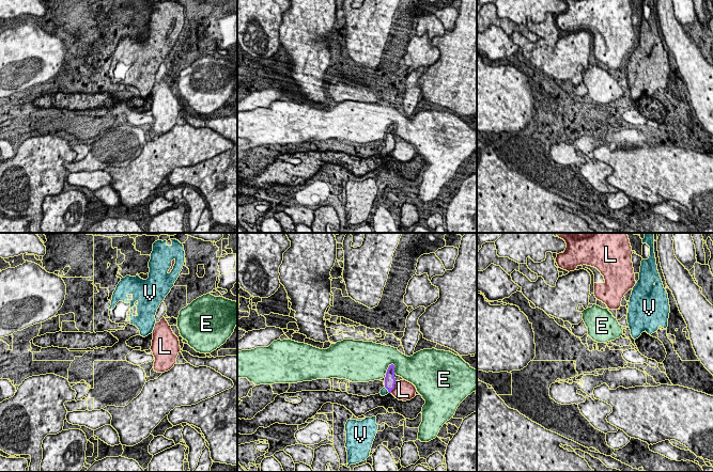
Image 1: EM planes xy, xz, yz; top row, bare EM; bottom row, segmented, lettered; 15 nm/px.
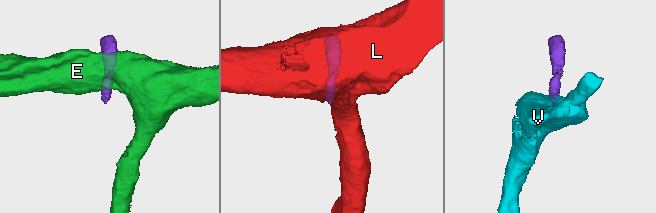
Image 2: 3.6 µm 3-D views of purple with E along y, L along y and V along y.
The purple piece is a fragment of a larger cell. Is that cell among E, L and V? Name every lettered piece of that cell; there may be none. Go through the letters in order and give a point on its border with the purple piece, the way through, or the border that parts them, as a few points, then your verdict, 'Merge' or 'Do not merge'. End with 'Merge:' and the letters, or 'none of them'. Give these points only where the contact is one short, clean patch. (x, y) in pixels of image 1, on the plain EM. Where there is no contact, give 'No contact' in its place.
E: Touches purple at xz (388, 129). Boundary: xz (392, 124), (385, 134). Do not merge
L: Touches purple at xz (393, 147). Boundary: xz (396, 142), (394, 148), (390, 153). Do not merge
V: Touches purple at xz (387, 150). Path across: xz (389, 140), (387, 150), (384, 152). Merge
Merge: V

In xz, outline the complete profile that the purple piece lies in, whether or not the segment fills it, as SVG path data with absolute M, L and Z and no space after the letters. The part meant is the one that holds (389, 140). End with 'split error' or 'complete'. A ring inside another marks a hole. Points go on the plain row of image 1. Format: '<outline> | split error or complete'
M389 126L386 138L385 138L385 147L381 151L381 156L385 157L394 150L396 139L394 139L394 126Z | split error

